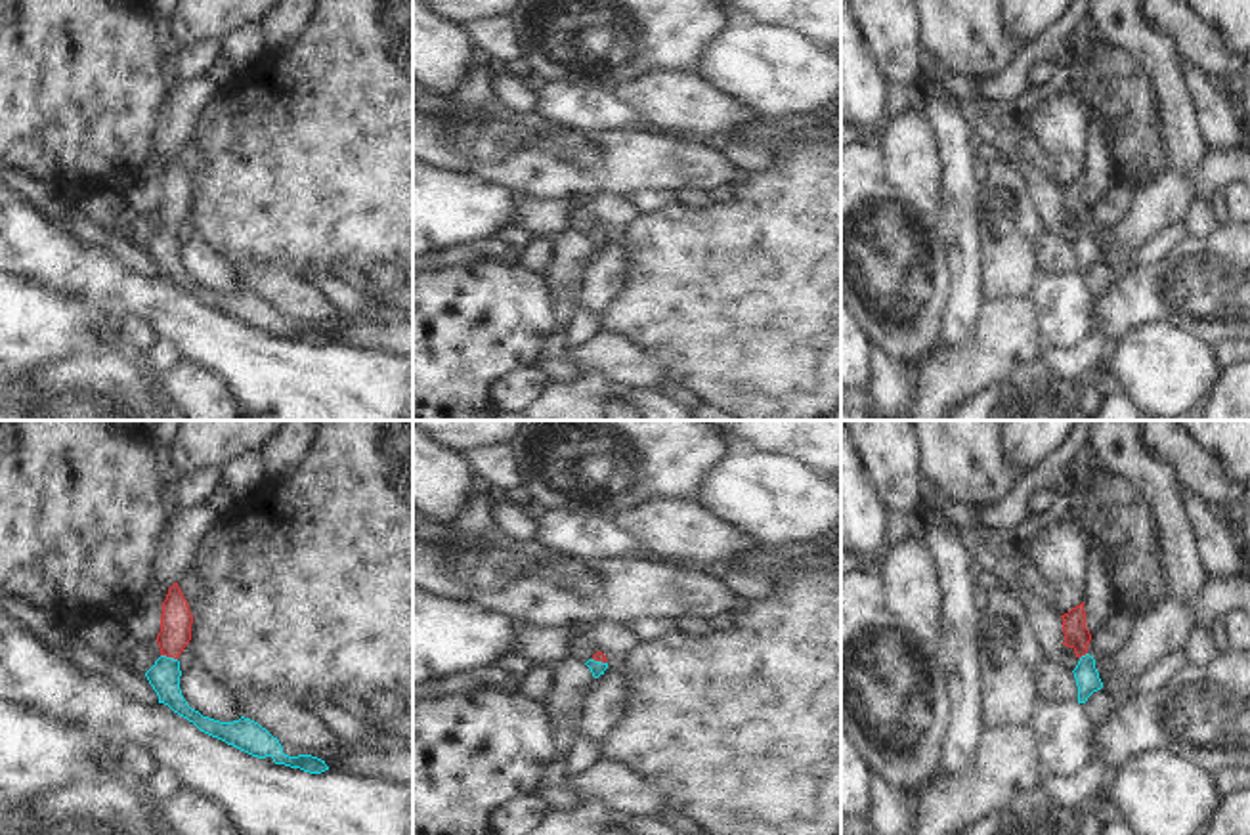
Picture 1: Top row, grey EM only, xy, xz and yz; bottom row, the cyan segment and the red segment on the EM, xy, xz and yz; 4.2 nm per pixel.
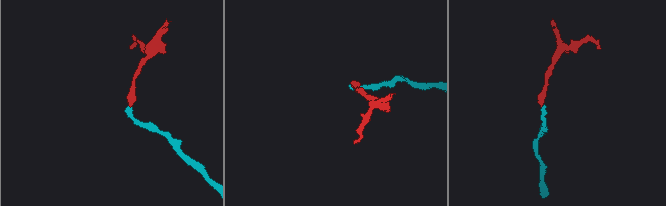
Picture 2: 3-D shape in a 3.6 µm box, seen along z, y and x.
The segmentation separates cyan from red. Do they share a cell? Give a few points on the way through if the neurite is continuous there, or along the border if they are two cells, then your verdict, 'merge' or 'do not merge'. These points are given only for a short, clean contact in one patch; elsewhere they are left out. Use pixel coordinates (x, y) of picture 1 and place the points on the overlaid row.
across xy (165, 675), (169, 658), (176, 620) | merge

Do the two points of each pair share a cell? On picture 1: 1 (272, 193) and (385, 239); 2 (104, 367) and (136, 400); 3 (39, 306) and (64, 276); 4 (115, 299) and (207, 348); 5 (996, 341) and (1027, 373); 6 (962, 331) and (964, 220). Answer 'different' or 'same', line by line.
1: same
2: same
3: different
4: same
5: different
6: same

